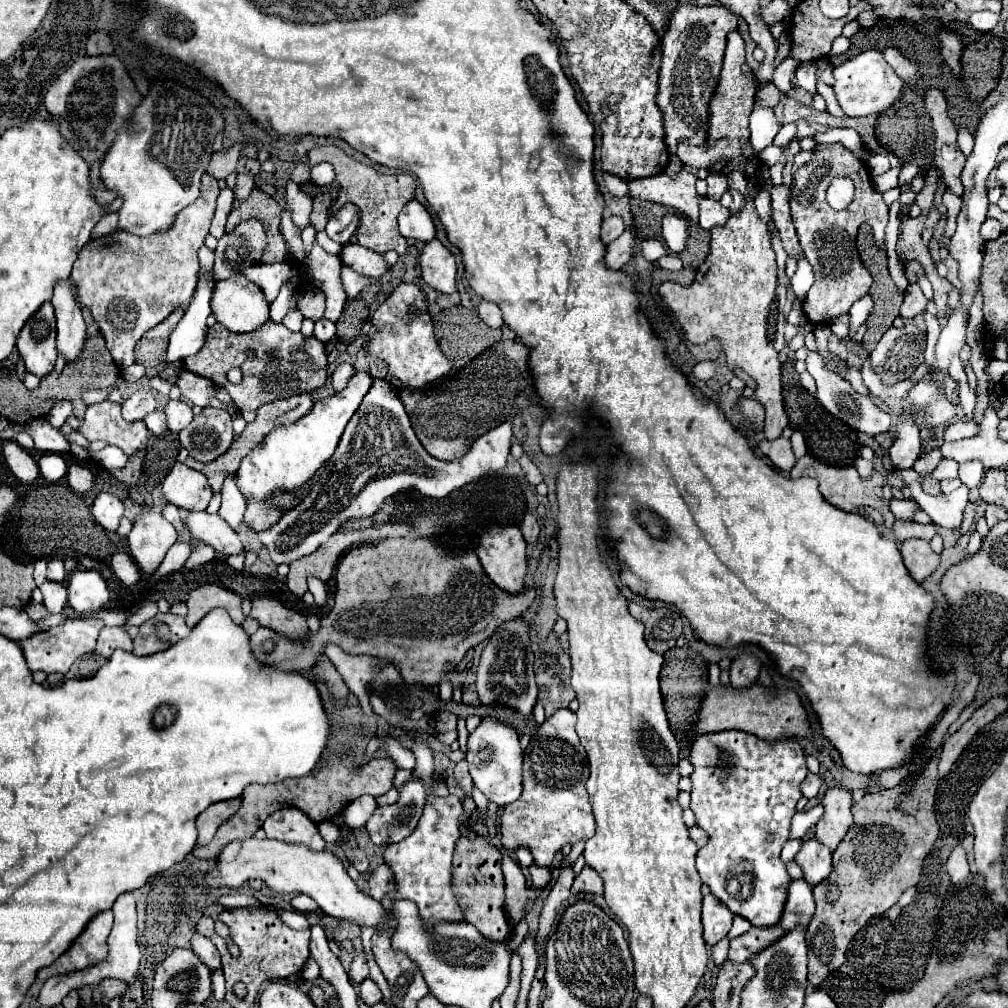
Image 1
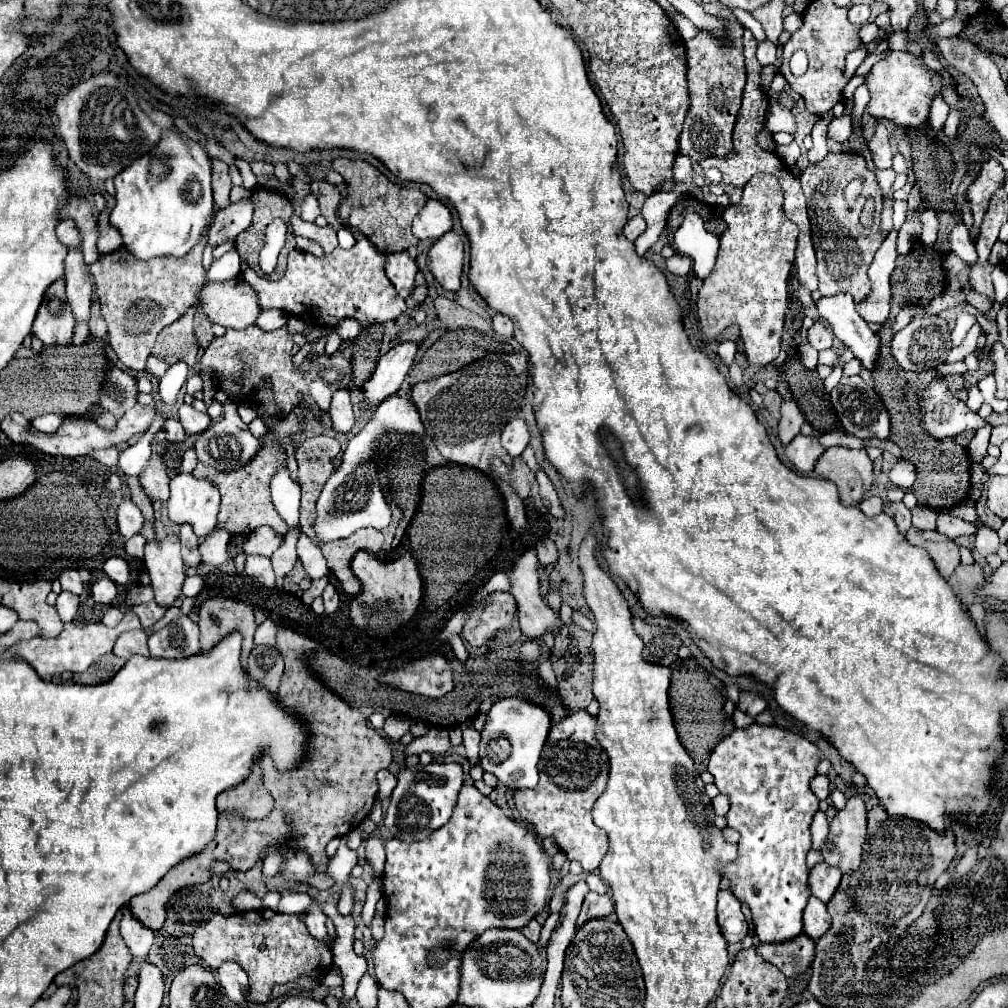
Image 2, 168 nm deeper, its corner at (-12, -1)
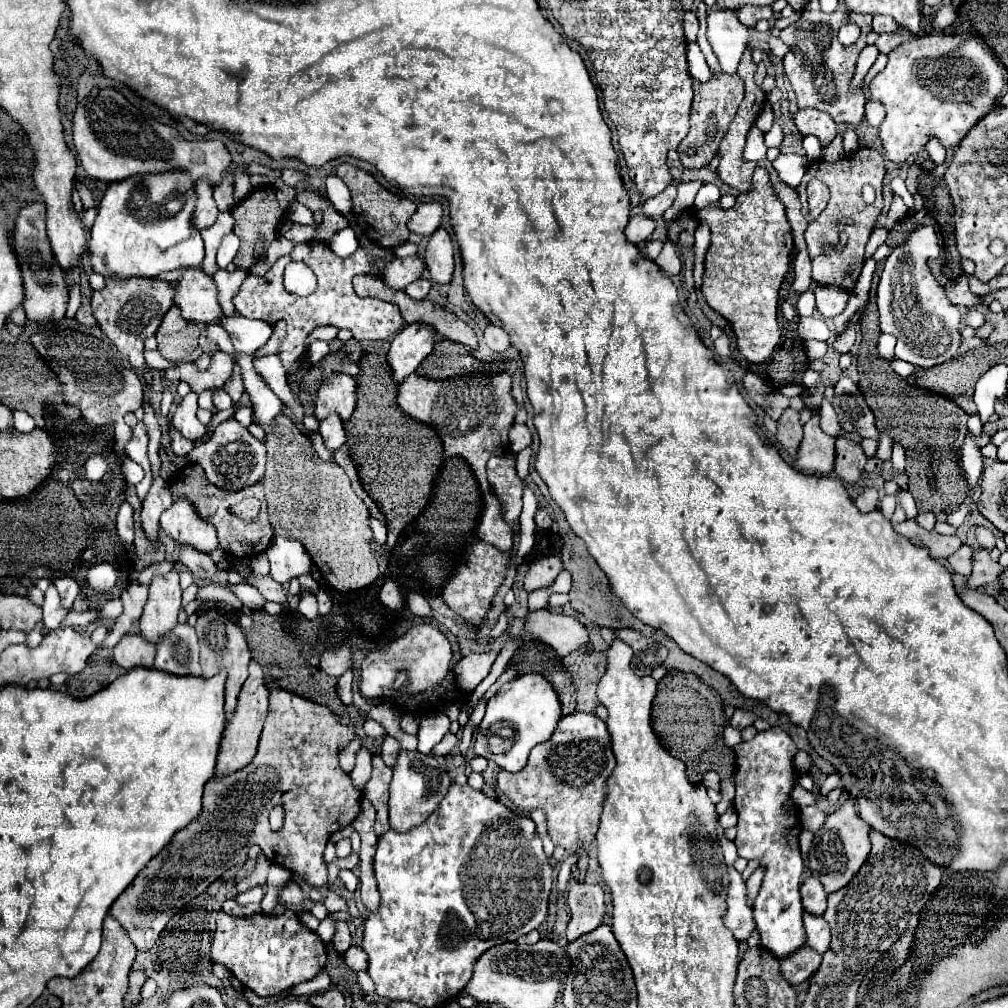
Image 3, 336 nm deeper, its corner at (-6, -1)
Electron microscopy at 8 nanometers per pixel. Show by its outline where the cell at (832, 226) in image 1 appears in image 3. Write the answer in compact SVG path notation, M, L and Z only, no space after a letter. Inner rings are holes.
M860 149L852 157L842 157L840 161L828 163L824 159L812 161L806 169L806 175L798 187L798 195L802 201L802 213L808 215L808 201L806 201L806 183L810 179L820 179L830 189L830 201L826 209L808 223L808 229L804 233L808 243L808 253L812 261L812 279L818 285L838 285L846 291L852 291L856 287L856 279L864 265L864 247L868 243L868 237L874 229L876 217L882 211L882 179L886 175L884 159L876 149ZM870 183L876 191L876 201L872 205L866 205L862 199L862 187Z

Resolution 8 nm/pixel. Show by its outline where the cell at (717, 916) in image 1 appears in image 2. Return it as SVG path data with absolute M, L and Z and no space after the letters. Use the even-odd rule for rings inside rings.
M728 889L718 891L718 925L728 943L742 941L748 933L748 923L740 909L740 901Z

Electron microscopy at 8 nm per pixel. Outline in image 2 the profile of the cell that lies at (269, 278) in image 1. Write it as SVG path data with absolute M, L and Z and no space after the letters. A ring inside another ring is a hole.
M362 237L352 249L346 251L336 247L322 257L290 251L286 273L278 281L260 277L252 267L242 271L242 277L256 291L262 309L280 309L290 317L300 317L308 325L318 327L336 327L348 317L356 319L362 327L368 327L396 319L406 311L406 301L400 299L384 273L384 259L386 255Z

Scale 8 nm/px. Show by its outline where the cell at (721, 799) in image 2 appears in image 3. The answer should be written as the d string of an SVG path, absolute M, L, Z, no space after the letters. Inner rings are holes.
M728 777L728 779L722 781L722 785L720 785L720 795L722 795L722 799L720 799L720 803L716 805L718 815L722 815L728 807L732 807L732 801L734 801L734 781L732 781L732 777Z

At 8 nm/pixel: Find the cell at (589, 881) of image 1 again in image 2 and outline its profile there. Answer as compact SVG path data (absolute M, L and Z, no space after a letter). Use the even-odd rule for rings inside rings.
M588 893L584 903L582 903L582 911L578 917L578 925L582 927L586 921L590 919L602 919L608 917L614 911L614 903L610 899L610 895L598 895L598 893Z

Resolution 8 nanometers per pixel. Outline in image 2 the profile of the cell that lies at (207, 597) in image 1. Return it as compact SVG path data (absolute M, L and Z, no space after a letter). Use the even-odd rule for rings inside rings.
M206 599L198 609L198 627L200 627L200 647L202 653L212 651L220 639L230 635L232 631L242 633L244 649L242 649L242 667L246 669L248 655L254 649L254 609L242 601L234 599Z

